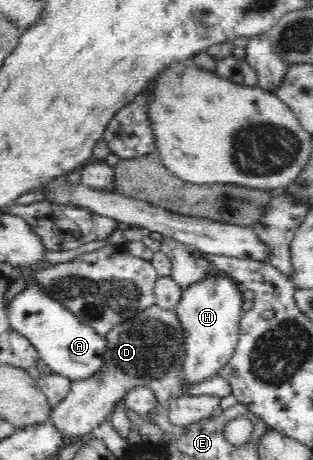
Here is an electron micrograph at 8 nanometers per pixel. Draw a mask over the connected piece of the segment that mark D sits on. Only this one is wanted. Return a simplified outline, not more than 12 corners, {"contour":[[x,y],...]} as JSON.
{"contour":[[156,305],[106,334],[104,364],[51,413],[93,434],[138,386],[175,440],[169,403],[187,362],[176,310]]}

